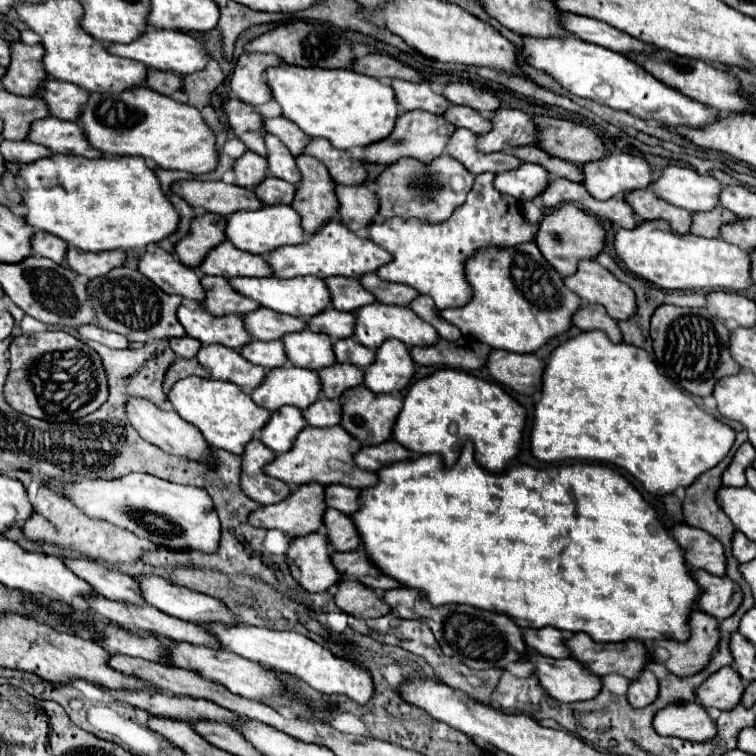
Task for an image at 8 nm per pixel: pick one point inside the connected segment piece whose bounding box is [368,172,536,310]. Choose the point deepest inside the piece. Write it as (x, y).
(429, 257)

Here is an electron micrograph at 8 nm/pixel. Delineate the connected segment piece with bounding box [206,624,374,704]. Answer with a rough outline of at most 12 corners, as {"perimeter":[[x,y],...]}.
{"perimeter":[[208,624],[266,668],[360,704],[374,696],[364,664],[304,634]]}

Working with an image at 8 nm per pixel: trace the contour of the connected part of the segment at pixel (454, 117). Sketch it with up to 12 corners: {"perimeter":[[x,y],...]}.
{"perimeter":[[450,104],[442,114],[454,126],[484,134],[488,118],[468,106]]}

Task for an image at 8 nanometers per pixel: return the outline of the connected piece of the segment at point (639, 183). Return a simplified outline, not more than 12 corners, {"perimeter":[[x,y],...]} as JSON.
{"perimeter":[[608,154],[582,166],[598,200],[654,180],[644,158]]}

